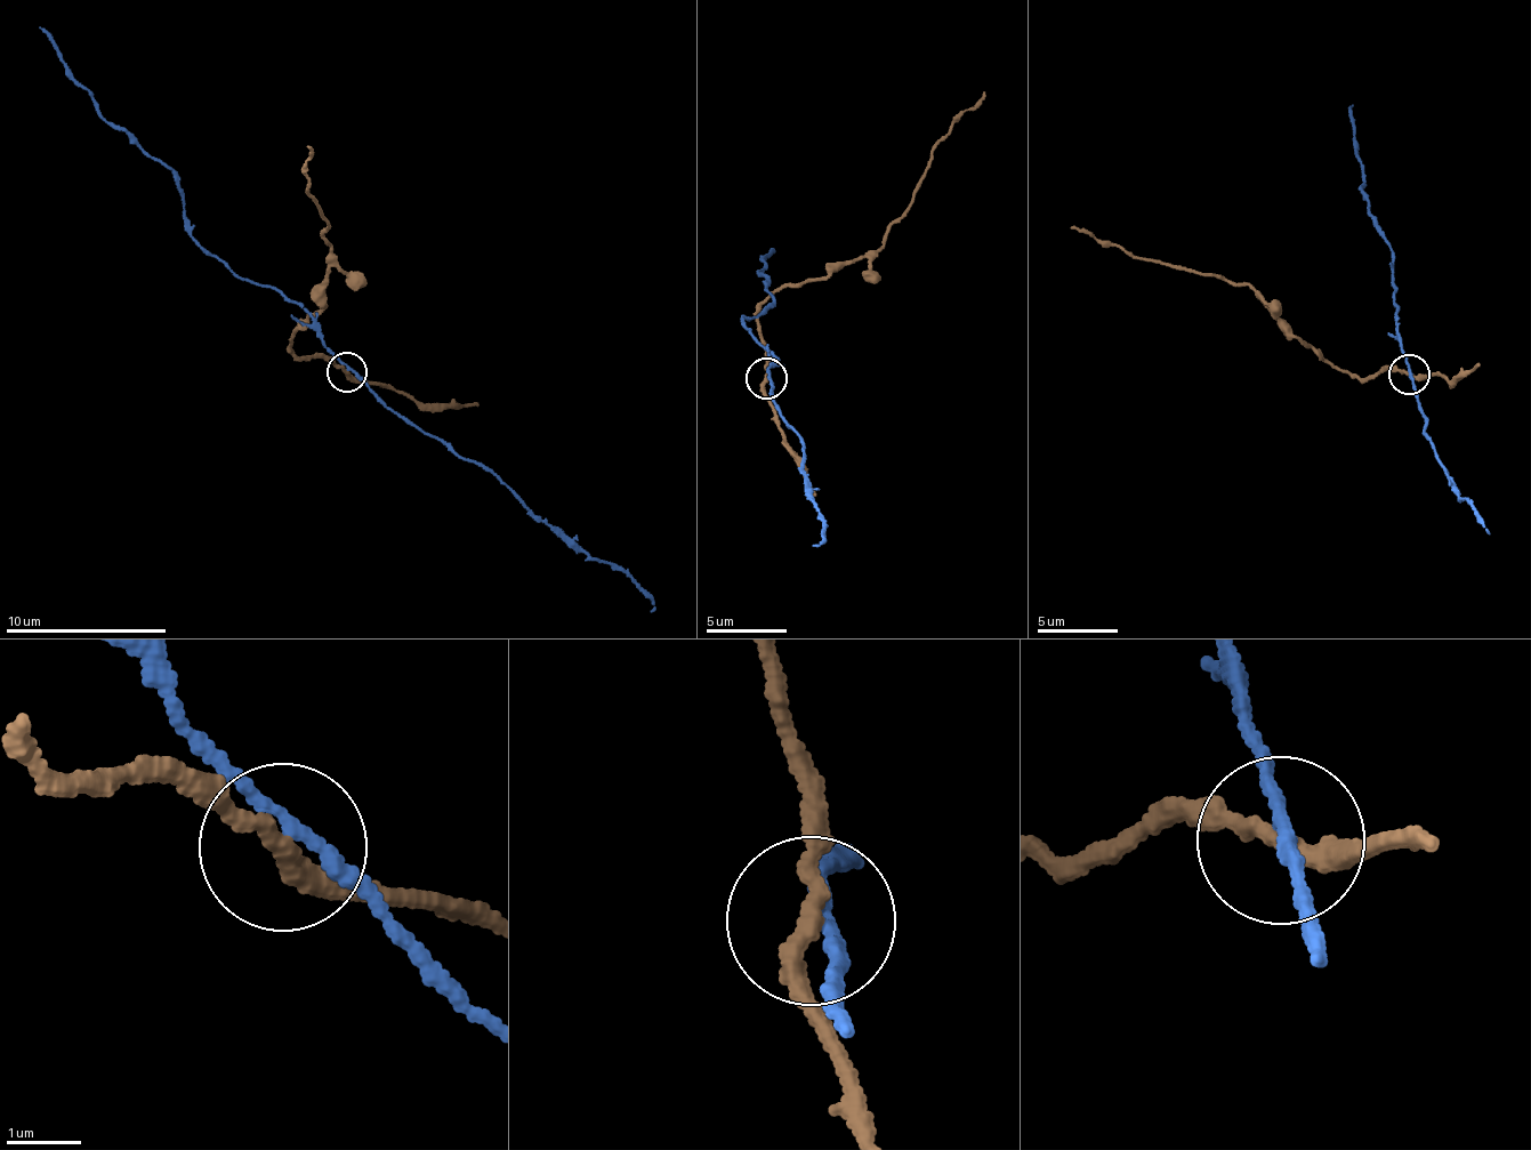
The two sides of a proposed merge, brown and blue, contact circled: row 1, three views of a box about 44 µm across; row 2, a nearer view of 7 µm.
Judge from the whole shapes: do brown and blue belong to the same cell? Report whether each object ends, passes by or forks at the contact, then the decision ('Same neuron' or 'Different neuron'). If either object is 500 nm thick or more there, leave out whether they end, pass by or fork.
At the ring brown passes by. At the ring blue passes by. Different neuron

